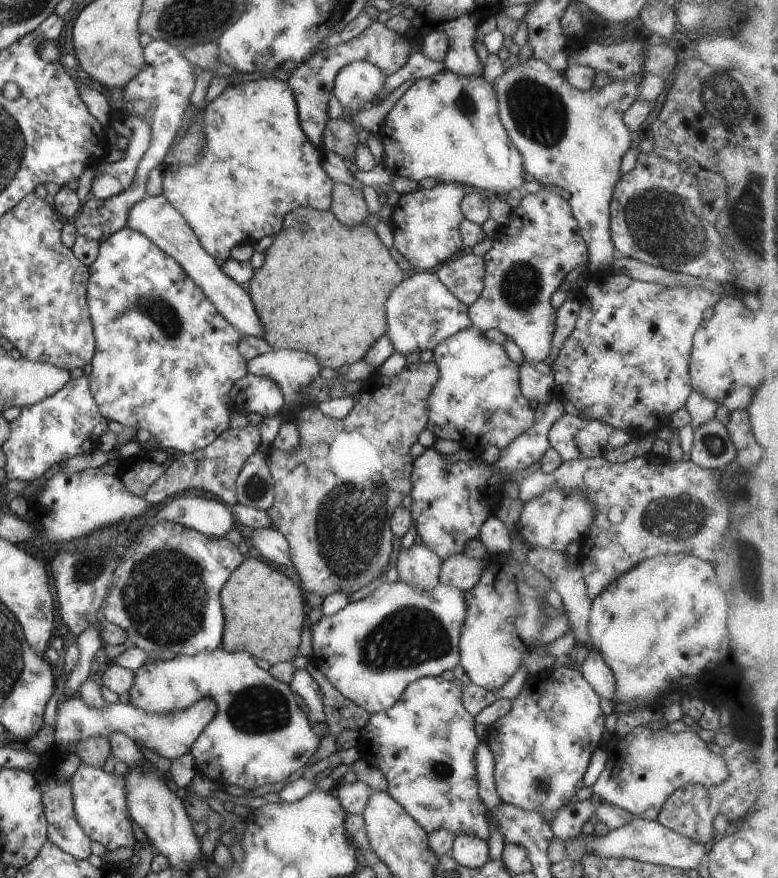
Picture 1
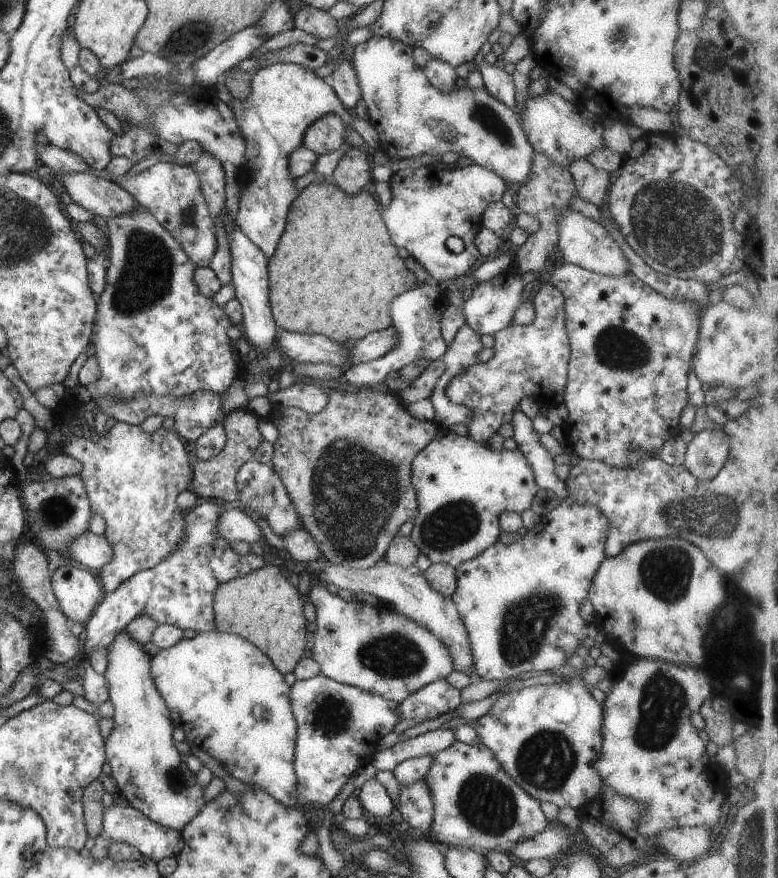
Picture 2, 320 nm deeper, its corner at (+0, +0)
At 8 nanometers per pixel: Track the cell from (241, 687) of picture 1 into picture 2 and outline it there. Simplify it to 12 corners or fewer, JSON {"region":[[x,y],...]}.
{"region":[[239,635],[159,649],[175,727],[297,807],[289,686]]}

